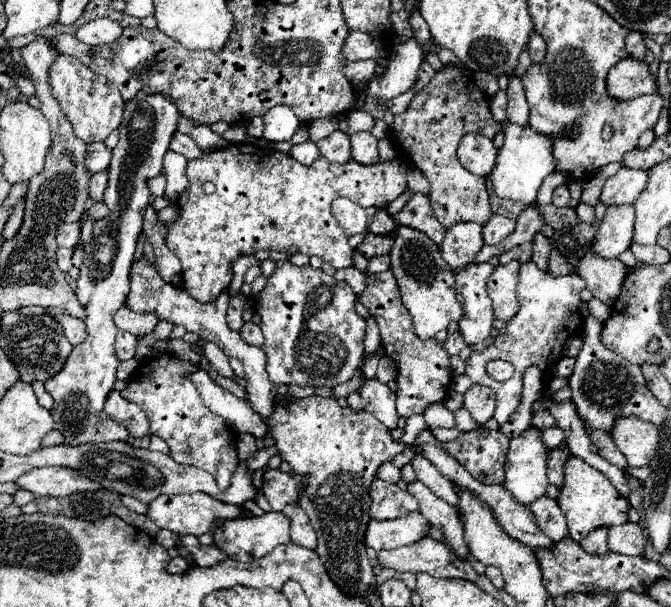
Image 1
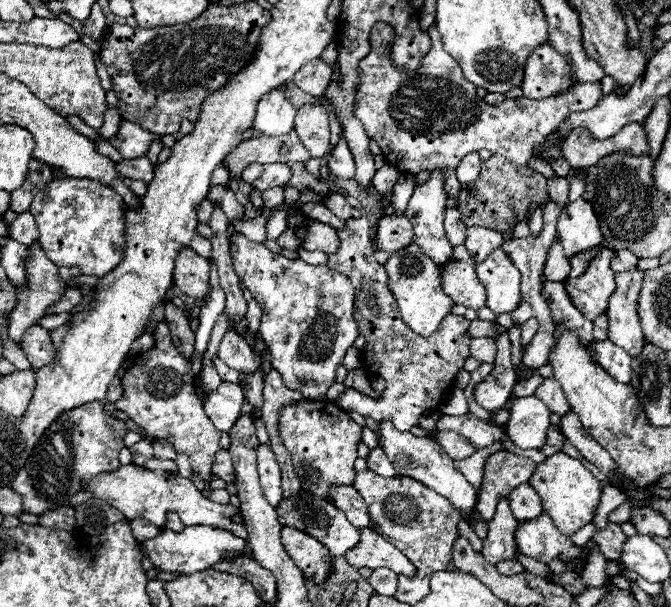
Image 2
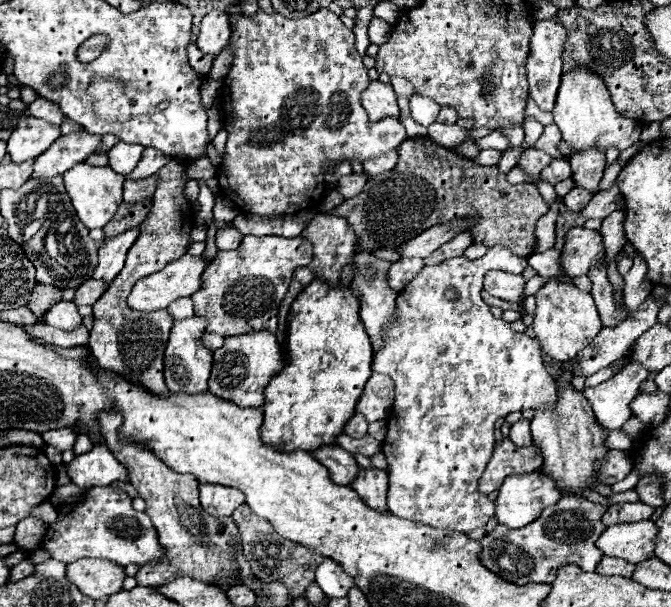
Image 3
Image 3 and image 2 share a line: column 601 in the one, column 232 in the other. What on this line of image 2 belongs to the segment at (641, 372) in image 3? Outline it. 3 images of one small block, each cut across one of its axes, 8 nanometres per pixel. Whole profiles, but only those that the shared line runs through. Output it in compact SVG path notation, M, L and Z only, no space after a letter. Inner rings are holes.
M222 382L204 400L204 414L212 420L212 424L220 432L228 432L230 426L234 426L234 422L242 414L240 412L242 400L244 400L244 394L242 394L240 386L230 384L230 382Z

